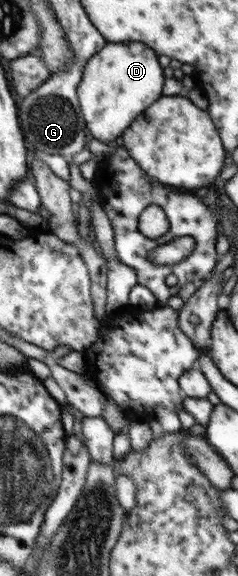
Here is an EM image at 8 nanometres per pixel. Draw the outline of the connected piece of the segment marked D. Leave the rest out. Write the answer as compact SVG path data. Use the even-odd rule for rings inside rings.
M144 42L106 43L84 65L80 83L80 104L84 112L89 137L114 145L114 139L122 135L133 121L162 95L164 71L158 56Z

